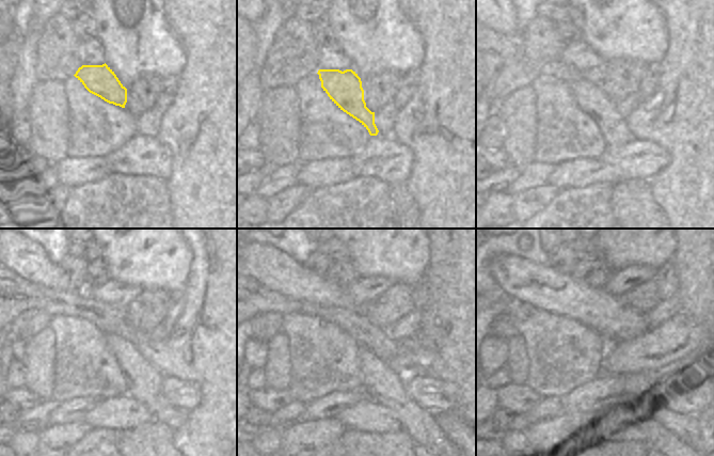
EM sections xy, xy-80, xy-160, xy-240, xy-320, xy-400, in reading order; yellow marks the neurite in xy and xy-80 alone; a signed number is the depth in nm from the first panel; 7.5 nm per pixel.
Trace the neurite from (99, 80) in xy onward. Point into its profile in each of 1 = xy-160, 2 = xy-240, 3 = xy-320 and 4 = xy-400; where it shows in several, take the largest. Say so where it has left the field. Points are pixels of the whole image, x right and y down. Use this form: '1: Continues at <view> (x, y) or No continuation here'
1: Continues at xy-160 (590, 98)
2: Continues at xy-240 (144, 381)
3: Continues at xy-320 (382, 384)
4: Continues at xy-400 (664, 439).

